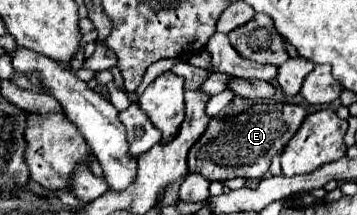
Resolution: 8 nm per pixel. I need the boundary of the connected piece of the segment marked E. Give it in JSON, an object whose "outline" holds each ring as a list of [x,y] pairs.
{"outline":[[[254,103],[246,115],[236,119],[210,119],[206,133],[188,153],[188,171],[204,175],[208,181],[228,181],[234,177],[262,179],[274,155],[280,155],[290,137],[300,129],[308,111],[296,103]]]}

